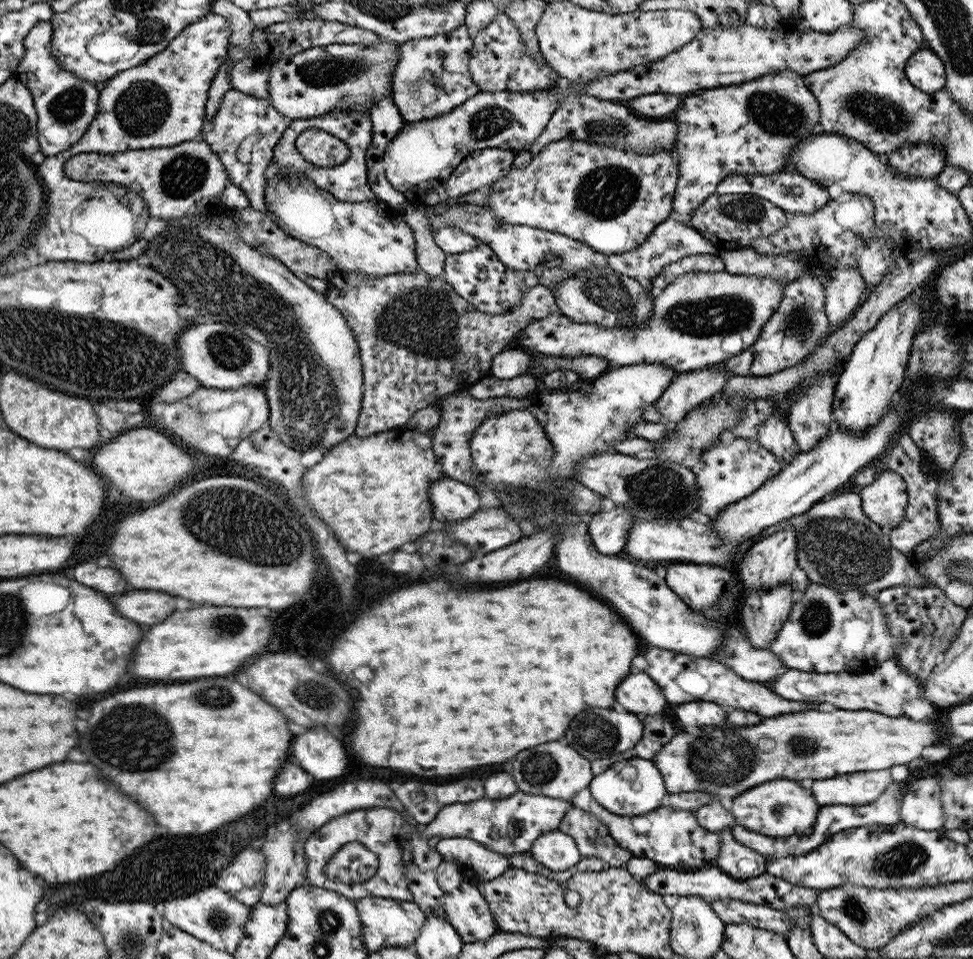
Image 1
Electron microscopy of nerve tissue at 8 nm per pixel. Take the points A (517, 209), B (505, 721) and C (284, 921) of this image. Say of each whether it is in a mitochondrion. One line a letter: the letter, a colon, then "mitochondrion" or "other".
A: other
B: other
C: other

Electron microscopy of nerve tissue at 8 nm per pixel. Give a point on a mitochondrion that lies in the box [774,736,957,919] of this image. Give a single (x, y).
(906, 857)

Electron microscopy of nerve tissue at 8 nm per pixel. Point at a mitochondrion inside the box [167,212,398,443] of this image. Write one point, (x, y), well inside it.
(227, 348)

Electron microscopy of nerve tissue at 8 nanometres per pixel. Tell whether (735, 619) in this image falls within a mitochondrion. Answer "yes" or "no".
no

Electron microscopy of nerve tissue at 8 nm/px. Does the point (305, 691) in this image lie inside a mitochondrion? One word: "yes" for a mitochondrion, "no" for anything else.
yes

